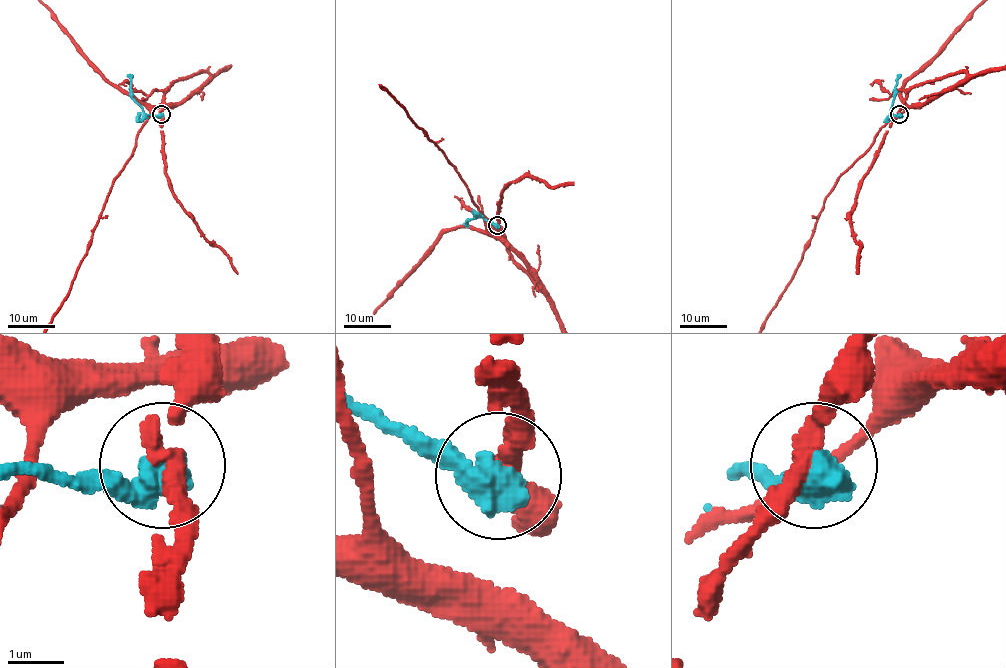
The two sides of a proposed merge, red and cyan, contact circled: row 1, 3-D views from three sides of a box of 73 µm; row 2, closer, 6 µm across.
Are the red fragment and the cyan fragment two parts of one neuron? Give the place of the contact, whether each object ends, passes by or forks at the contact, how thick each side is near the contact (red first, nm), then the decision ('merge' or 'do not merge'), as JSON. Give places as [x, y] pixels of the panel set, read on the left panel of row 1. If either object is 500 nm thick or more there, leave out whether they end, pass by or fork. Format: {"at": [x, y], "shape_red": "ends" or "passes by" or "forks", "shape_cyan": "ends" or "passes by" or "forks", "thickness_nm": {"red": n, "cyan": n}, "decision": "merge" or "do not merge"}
{"at": [161, 114], "thickness_nm": {"red": 320, "cyan": 700}, "decision": "do not merge"}

